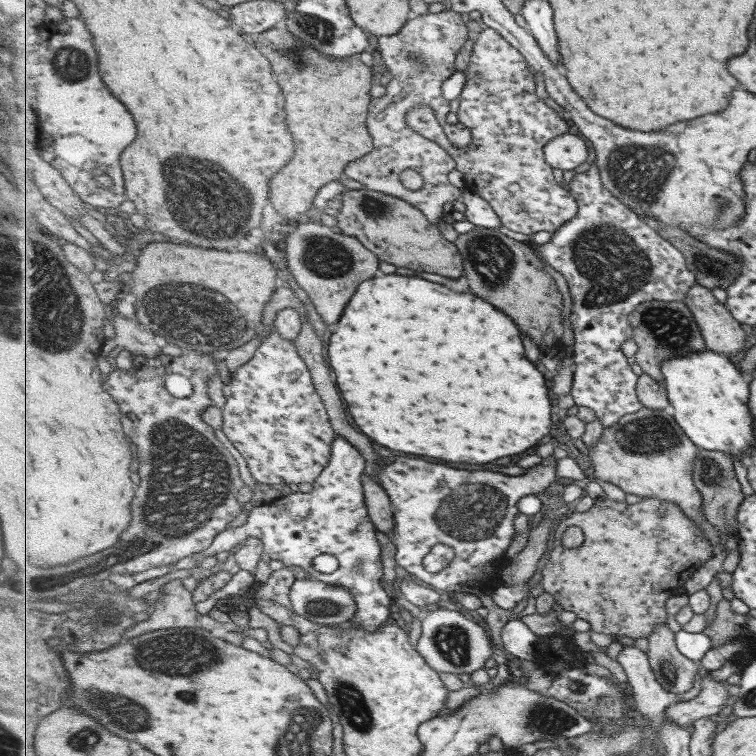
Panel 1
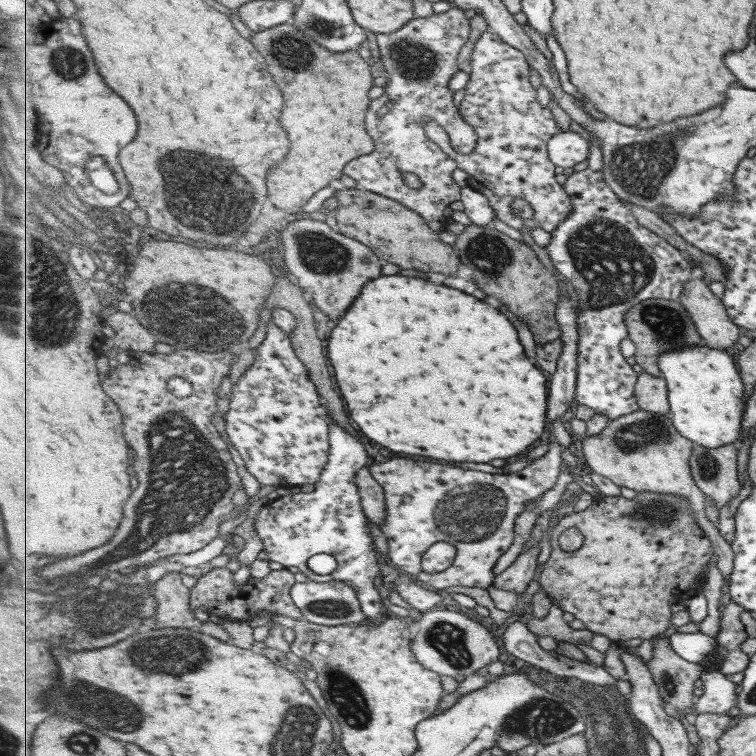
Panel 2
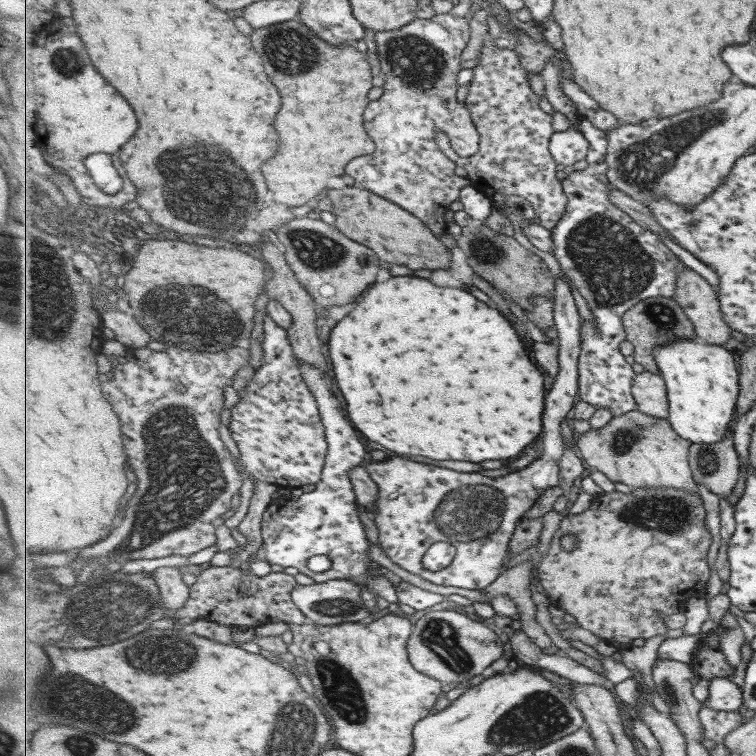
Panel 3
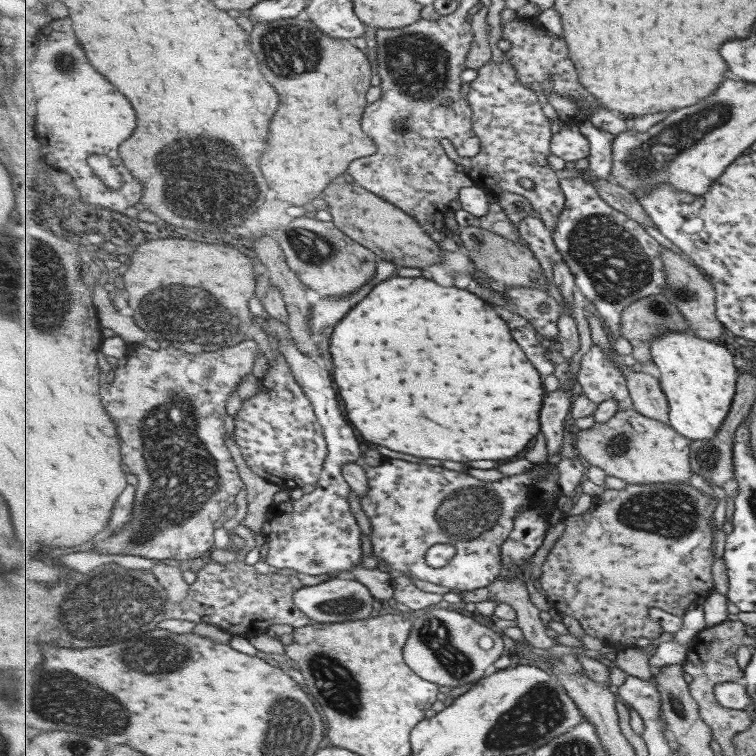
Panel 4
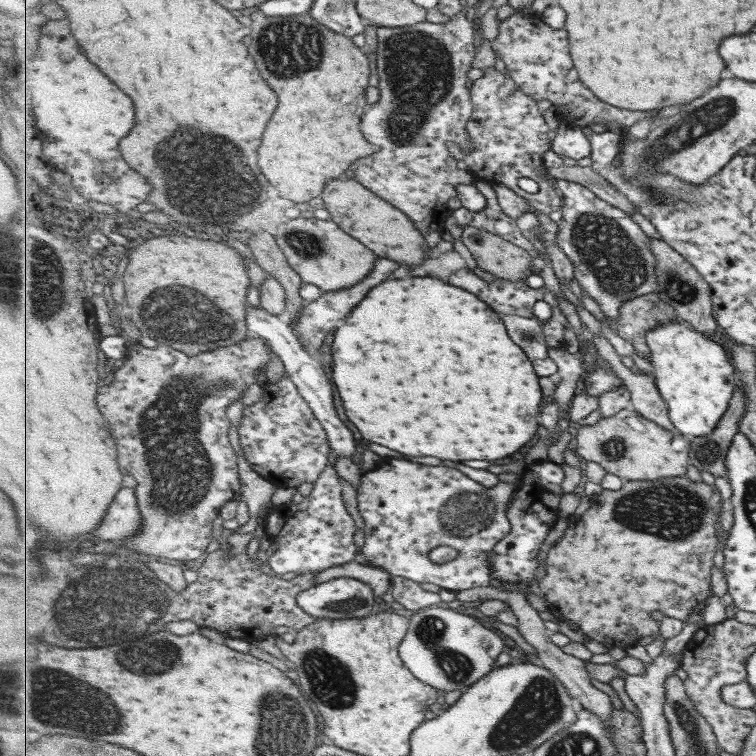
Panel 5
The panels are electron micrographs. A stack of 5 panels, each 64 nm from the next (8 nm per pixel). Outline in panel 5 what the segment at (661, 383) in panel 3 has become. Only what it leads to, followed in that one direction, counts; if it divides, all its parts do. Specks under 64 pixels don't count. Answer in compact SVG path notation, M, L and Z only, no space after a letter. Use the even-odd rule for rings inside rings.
M592 335L591 340L597 348L598 356L611 365L617 378L621 378L626 386L629 386L629 392L633 398L631 408L639 411L639 414L645 418L651 419L671 431L677 431L676 426L671 422L668 404L655 383L654 375L641 374L637 370L633 371L633 369L627 368L621 362L621 356L615 352L602 335Z

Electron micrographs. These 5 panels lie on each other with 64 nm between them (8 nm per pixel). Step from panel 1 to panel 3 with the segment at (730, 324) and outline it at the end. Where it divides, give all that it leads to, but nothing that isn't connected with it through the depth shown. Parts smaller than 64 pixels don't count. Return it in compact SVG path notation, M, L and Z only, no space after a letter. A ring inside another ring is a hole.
M688 268L679 274L677 283L673 299L686 310L698 339L717 346L729 342L734 329L723 320L721 302L711 284Z

